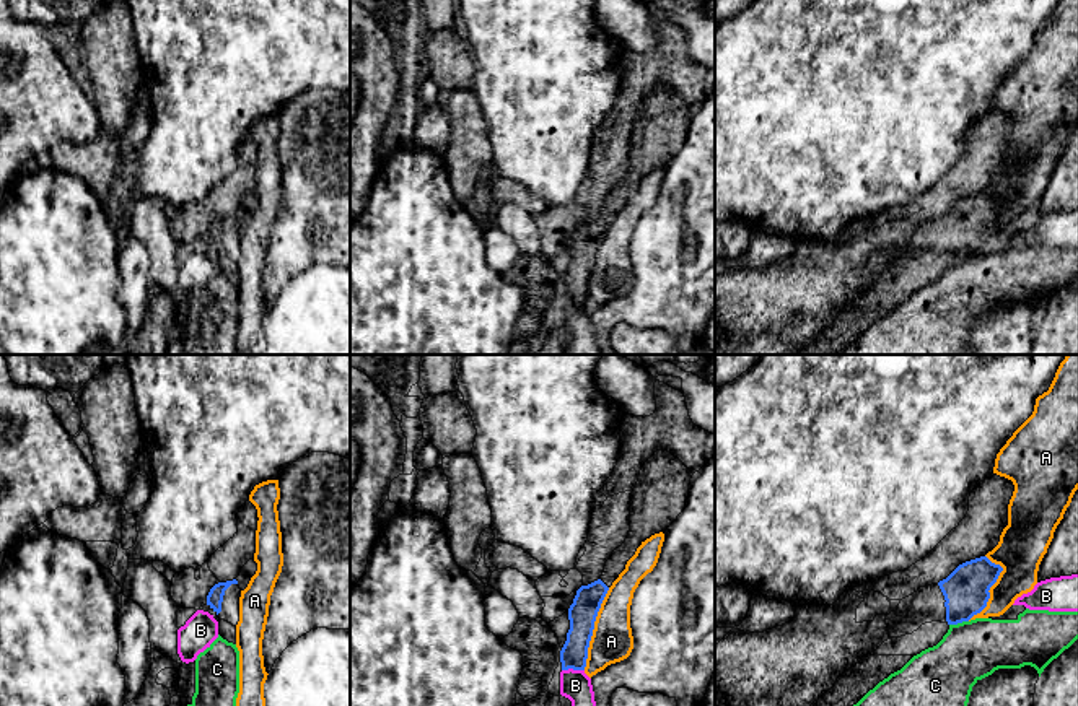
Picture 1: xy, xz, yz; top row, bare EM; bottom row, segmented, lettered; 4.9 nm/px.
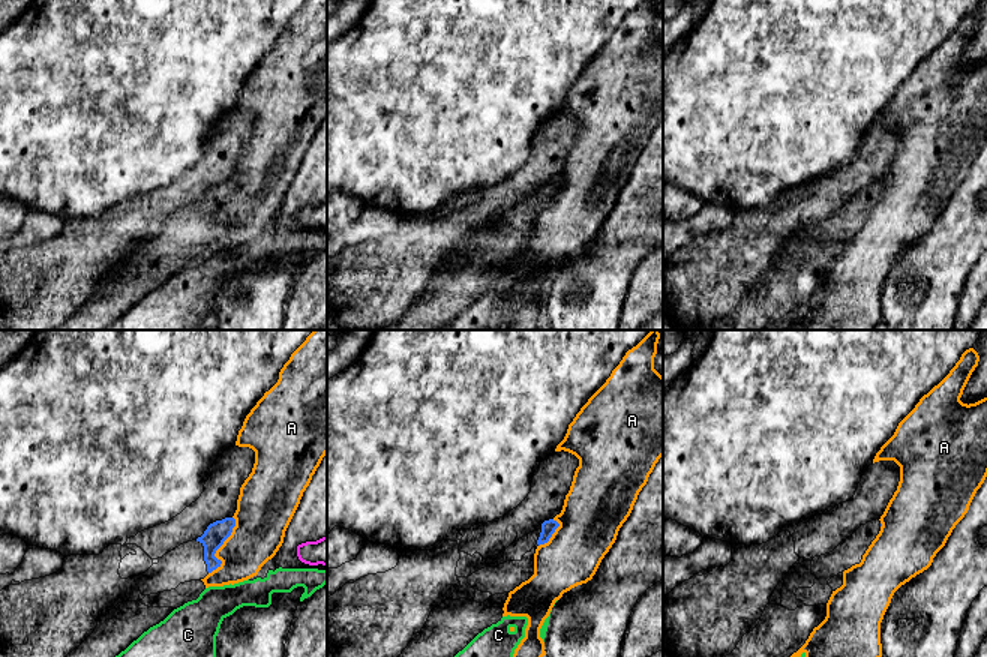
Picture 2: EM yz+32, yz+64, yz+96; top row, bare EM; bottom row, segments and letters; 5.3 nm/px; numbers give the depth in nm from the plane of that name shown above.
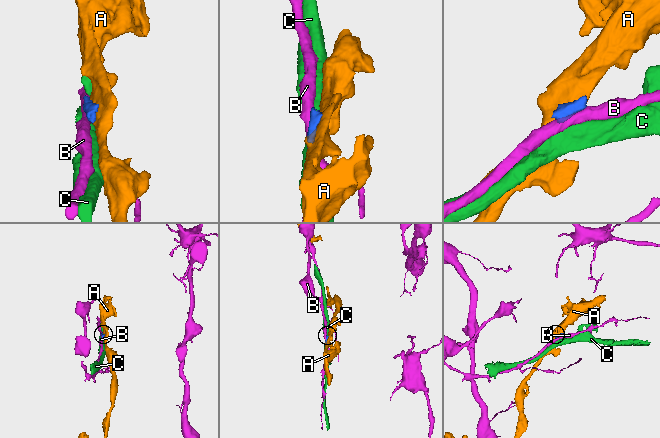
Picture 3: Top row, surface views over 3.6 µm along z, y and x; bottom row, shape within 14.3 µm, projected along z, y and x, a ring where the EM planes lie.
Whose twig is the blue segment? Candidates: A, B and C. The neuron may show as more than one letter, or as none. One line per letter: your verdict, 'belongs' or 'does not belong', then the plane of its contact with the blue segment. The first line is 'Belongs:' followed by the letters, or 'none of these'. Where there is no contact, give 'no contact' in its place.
Belongs: none of these
A: does not belong; meets blue in xz
B: does not belong; meets blue in xz
C: does not belong; meets blue in yz

